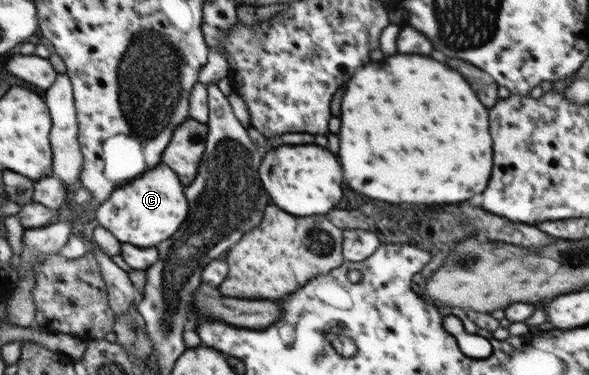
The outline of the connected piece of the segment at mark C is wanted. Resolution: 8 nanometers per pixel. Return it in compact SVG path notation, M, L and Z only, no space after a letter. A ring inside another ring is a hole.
M157 165L145 171L141 177L121 185L92 215L92 224L109 230L122 244L141 248L157 247L163 239L171 237L189 213L187 199L183 195L183 185L179 177L167 165Z

